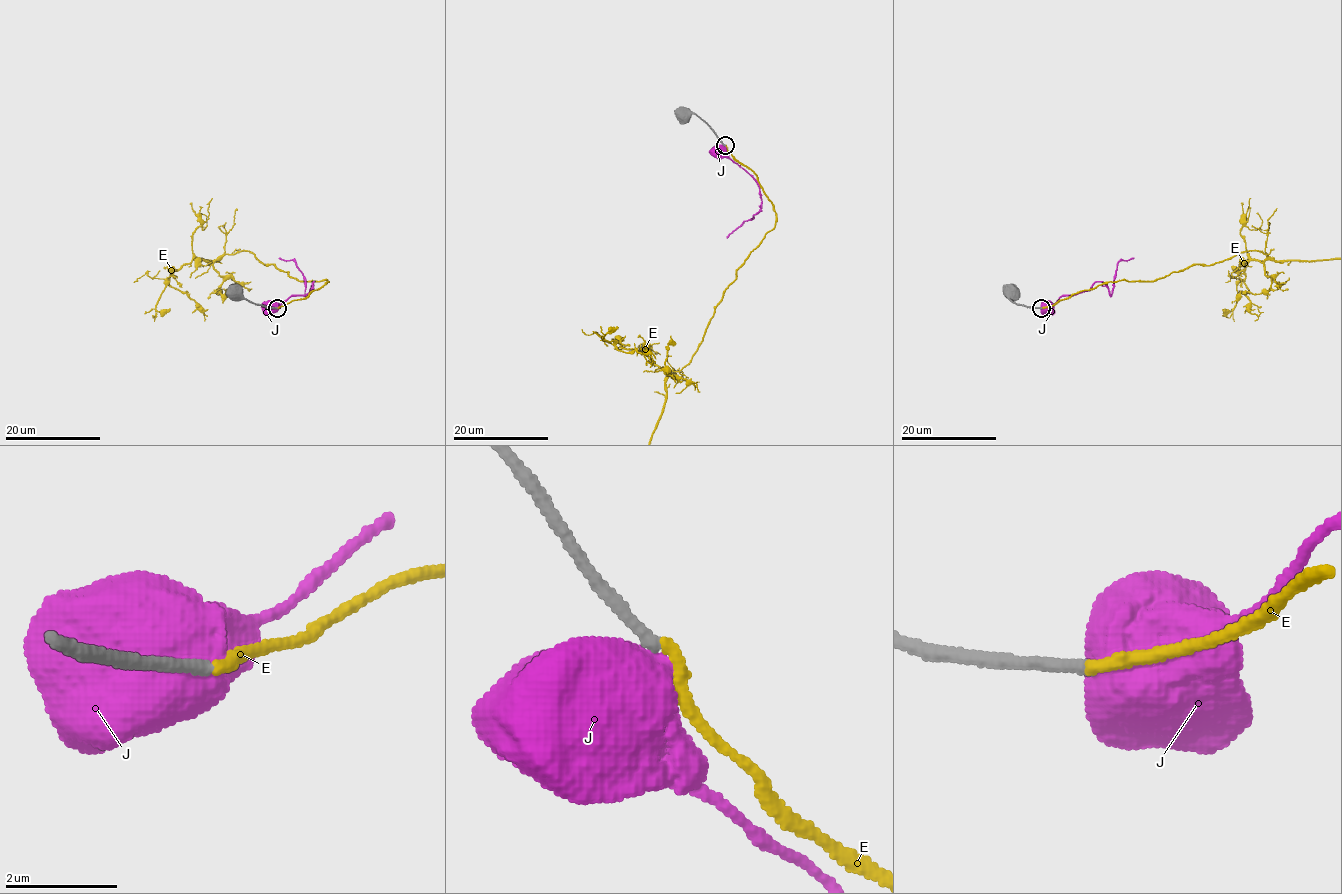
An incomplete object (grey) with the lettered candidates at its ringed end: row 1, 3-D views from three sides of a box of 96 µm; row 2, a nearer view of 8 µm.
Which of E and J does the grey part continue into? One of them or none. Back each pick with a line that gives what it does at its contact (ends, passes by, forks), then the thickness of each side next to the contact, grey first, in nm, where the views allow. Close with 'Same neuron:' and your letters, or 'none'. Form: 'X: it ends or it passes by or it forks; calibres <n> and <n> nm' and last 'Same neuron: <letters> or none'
E: it ends; calibres 220 and 240 nm
Same neuron: E

